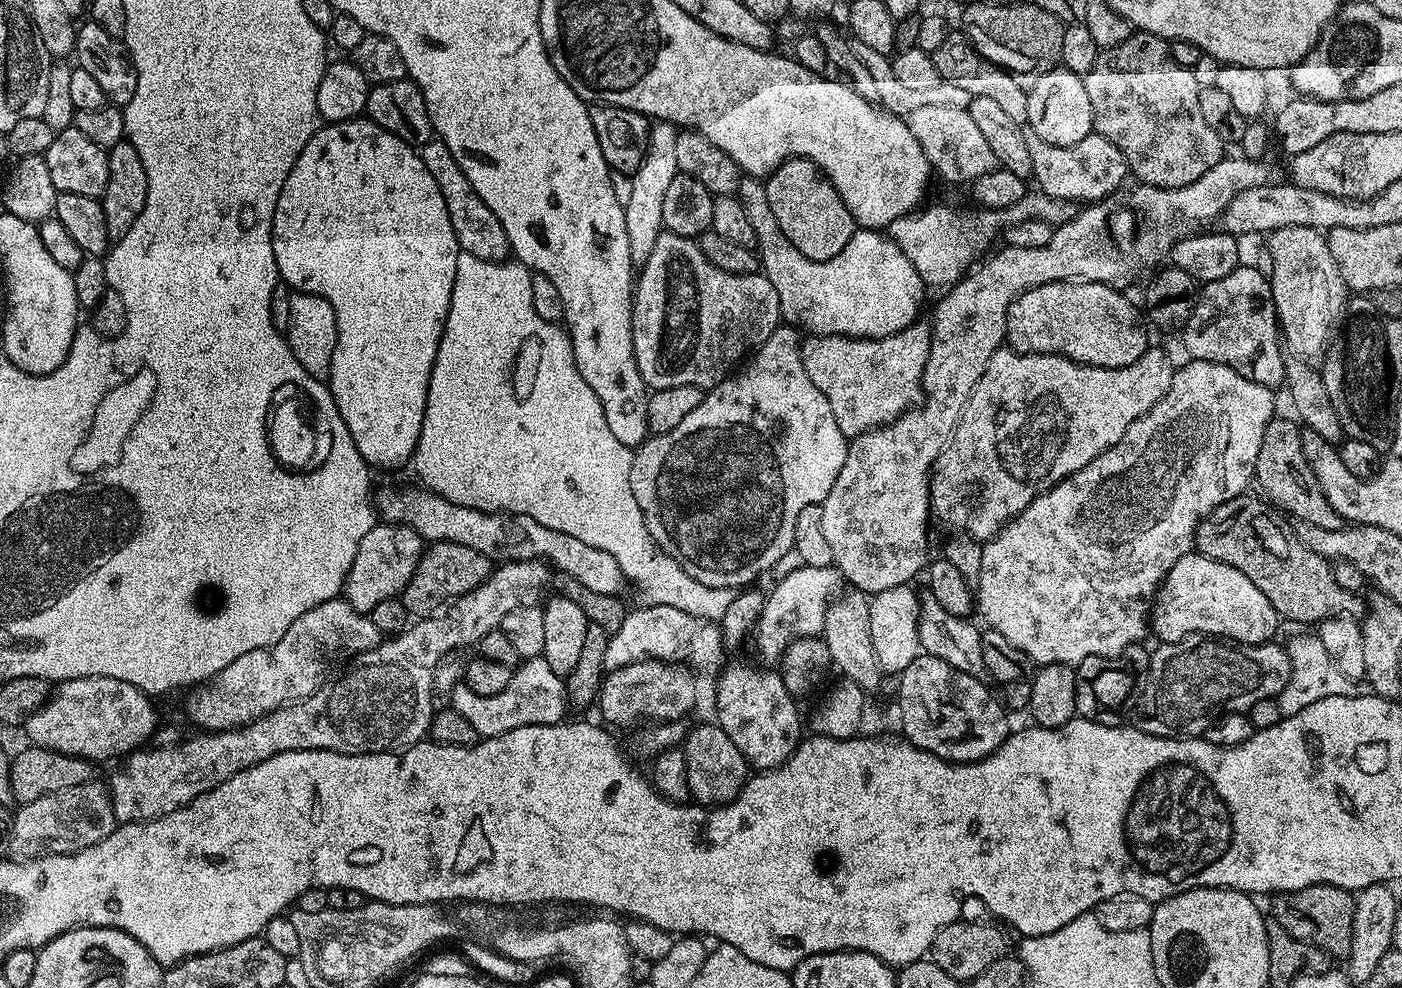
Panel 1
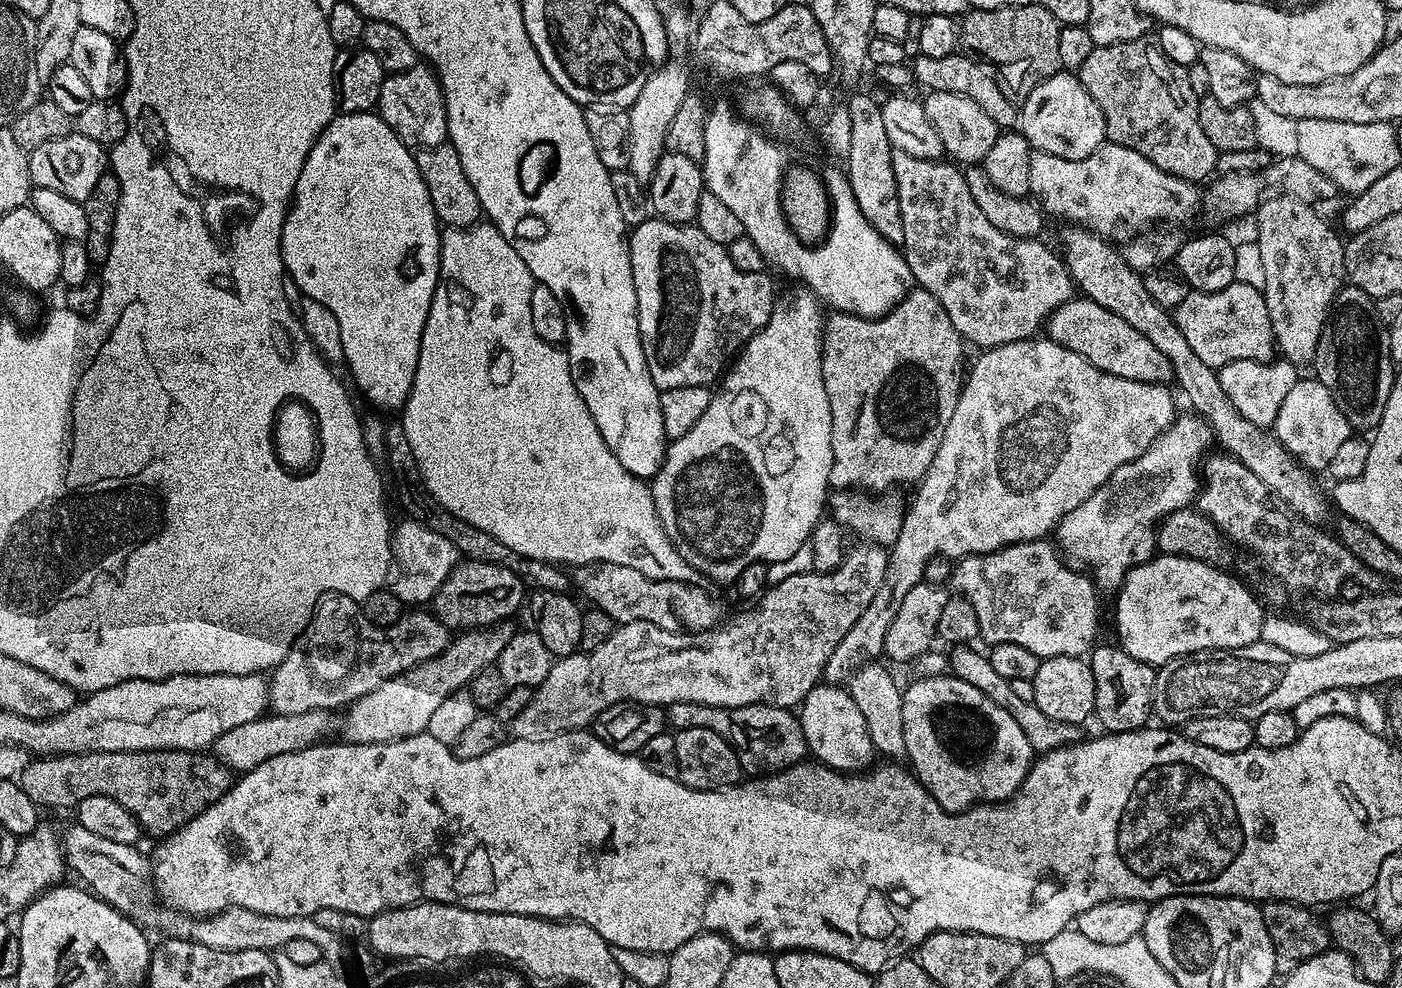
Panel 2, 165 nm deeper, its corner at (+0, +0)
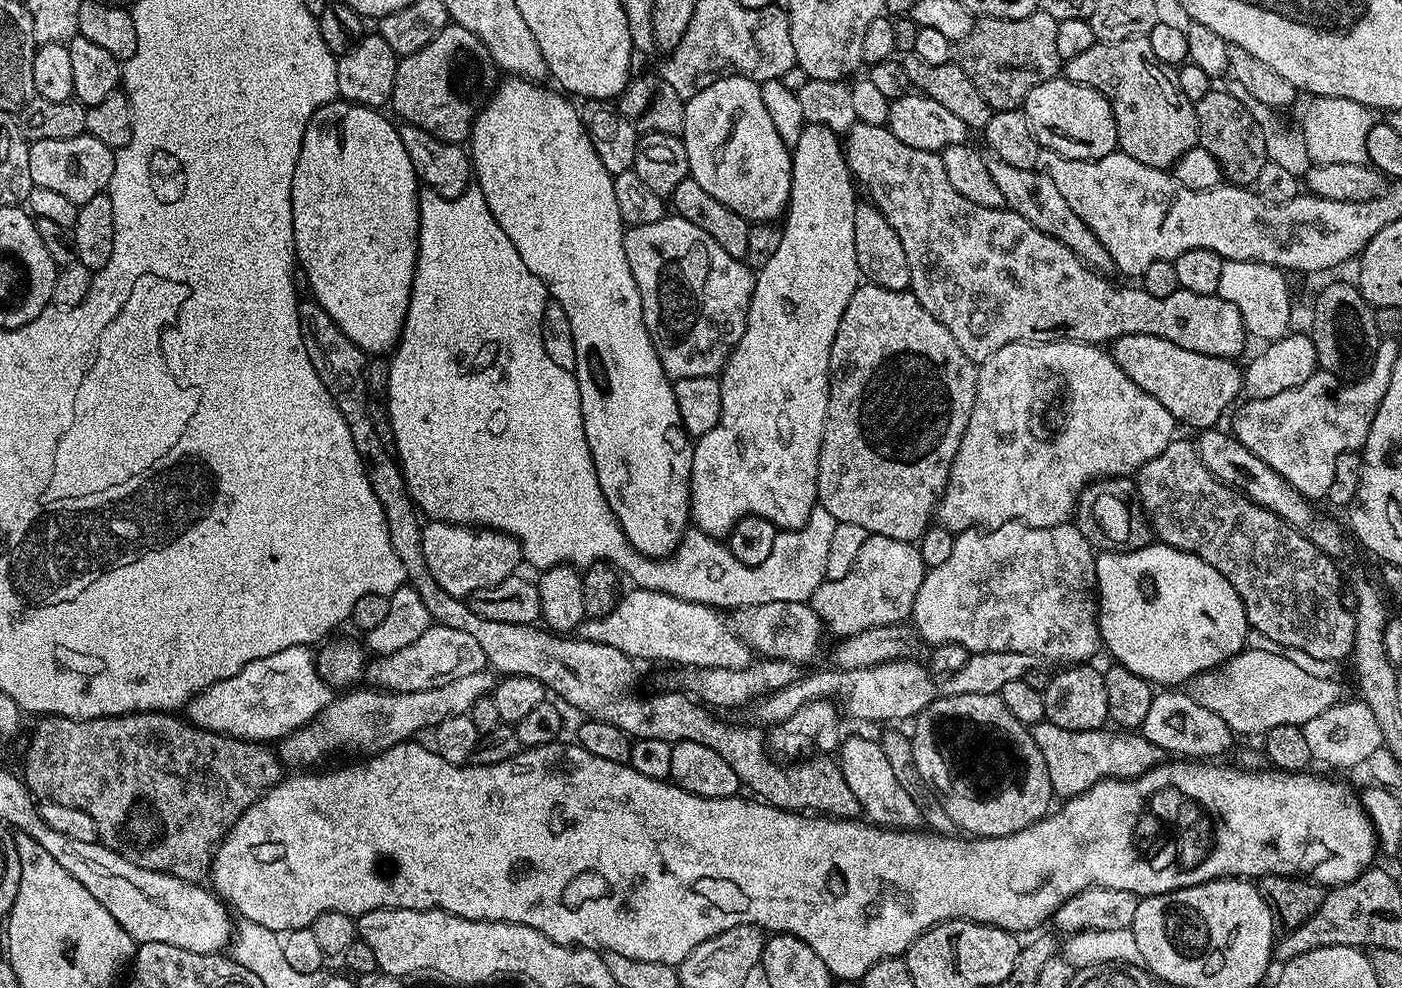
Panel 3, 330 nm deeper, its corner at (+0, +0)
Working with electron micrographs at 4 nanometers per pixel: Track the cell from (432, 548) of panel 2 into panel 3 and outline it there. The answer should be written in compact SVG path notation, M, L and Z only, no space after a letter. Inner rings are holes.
M434 520L422 527L422 554L426 554L426 566L434 574L434 582L461 598L472 595L474 590L494 586L513 575L522 564L520 541L504 532L467 524L448 524L445 520Z

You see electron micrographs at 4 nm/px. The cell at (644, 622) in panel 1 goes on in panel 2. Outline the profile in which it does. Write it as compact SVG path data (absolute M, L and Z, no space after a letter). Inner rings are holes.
M860 542L857 545L857 548L849 547L847 549L840 567L832 572L809 570L799 572L793 576L787 576L785 580L776 580L759 597L758 603L760 605L757 606L756 612L746 613L741 620L736 620L733 624L725 622L719 628L711 628L708 632L671 632L670 630L662 630L662 626L654 626L645 620L642 622L630 622L629 624L619 625L616 631L610 634L610 638L606 638L606 642L602 642L602 646L598 646L590 653L577 650L570 656L559 657L553 663L548 677L540 683L539 688L533 691L530 706L526 706L526 710L522 710L522 714L518 714L511 720L511 735L517 740L548 740L550 737L558 735L559 732L584 730L591 725L598 714L602 714L602 710L613 708L614 705L625 702L641 706L667 706L669 704L677 704L678 702L694 702L695 704L718 706L719 708L769 704L770 706L778 706L779 708L787 708L789 710L795 709L803 703L812 688L821 683L826 662L830 658L830 654L834 654L834 646L838 646L838 642L842 642L842 638L846 638L846 630L850 630L850 626L854 626L854 622L858 622L862 610L866 610L866 606L870 606L870 598L874 598L874 594L878 594L878 590L882 586L882 578L888 570L889 549L879 544L867 542Z

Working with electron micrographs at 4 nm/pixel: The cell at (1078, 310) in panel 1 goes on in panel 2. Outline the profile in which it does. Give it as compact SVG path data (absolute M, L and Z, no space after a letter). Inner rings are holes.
M1073 298L1051 312L1046 321L1046 336L1055 344L1066 346L1066 350L1082 354L1082 358L1098 366L1098 370L1109 372L1118 378L1151 384L1168 384L1173 379L1170 358L1166 358L1162 350L1157 350L1143 334L1134 330L1134 326L1129 326L1123 318L1118 318L1118 314L1110 314L1106 306L1098 306L1098 302L1093 300Z

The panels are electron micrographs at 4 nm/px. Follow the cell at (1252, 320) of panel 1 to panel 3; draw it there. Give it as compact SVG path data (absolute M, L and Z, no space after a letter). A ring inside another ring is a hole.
M859 122L853 124L846 133L843 145L844 157L848 159L848 169L852 171L855 183L863 191L864 188L868 191L867 199L879 208L881 214L898 234L903 249L906 250L906 262L909 263L910 268L911 292L916 295L918 302L922 302L922 306L926 310L930 310L930 314L934 314L934 318L938 318L938 322L942 322L942 326L946 326L950 330L950 334L954 334L954 342L958 342L958 346L962 346L962 354L966 354L966 358L970 358L973 362L982 362L990 354L1002 350L1002 346L1014 342L1049 344L1052 340L1080 340L1083 344L1104 346L1128 334L1150 334L1158 338L1166 338L1166 342L1174 342L1174 346L1182 346L1182 350L1194 350L1198 354L1206 354L1207 356L1236 358L1243 350L1246 329L1242 314L1238 310L1238 306L1234 306L1234 302L1224 300L1219 294L1214 296L1194 294L1190 290L1180 287L1177 292L1166 298L1154 298L1143 286L1119 288L1118 285L1111 284L1107 280L1109 278L1107 275L1089 268L1060 240L1050 238L1050 234L1042 234L1042 230L1038 230L1038 226L1030 226L1030 222L1026 222L1026 218L1022 218L1022 214L1012 211L1007 206L983 208L970 202L970 198L962 198L962 194L958 194L958 190L954 190L954 186L950 186L950 178L946 178L946 170L942 167L937 153L918 150L914 146L906 146L902 142L898 142L898 138L894 138L894 134L884 124L861 124Z

